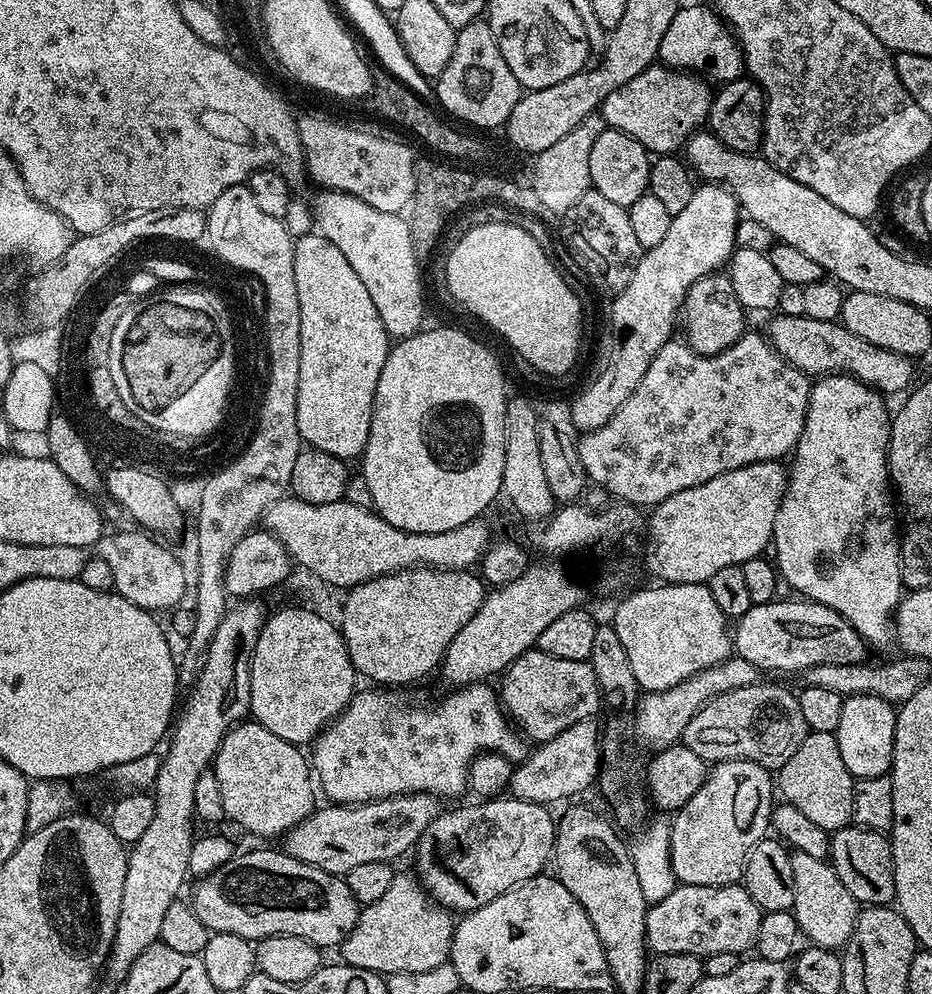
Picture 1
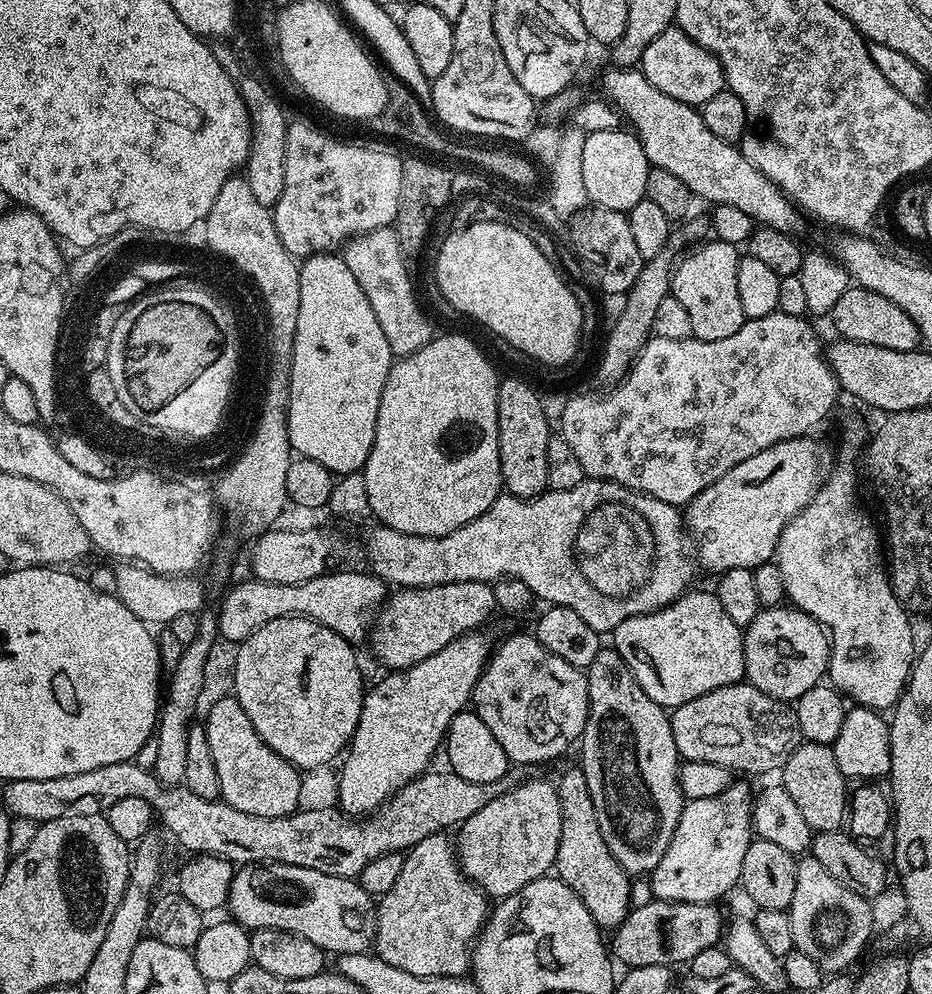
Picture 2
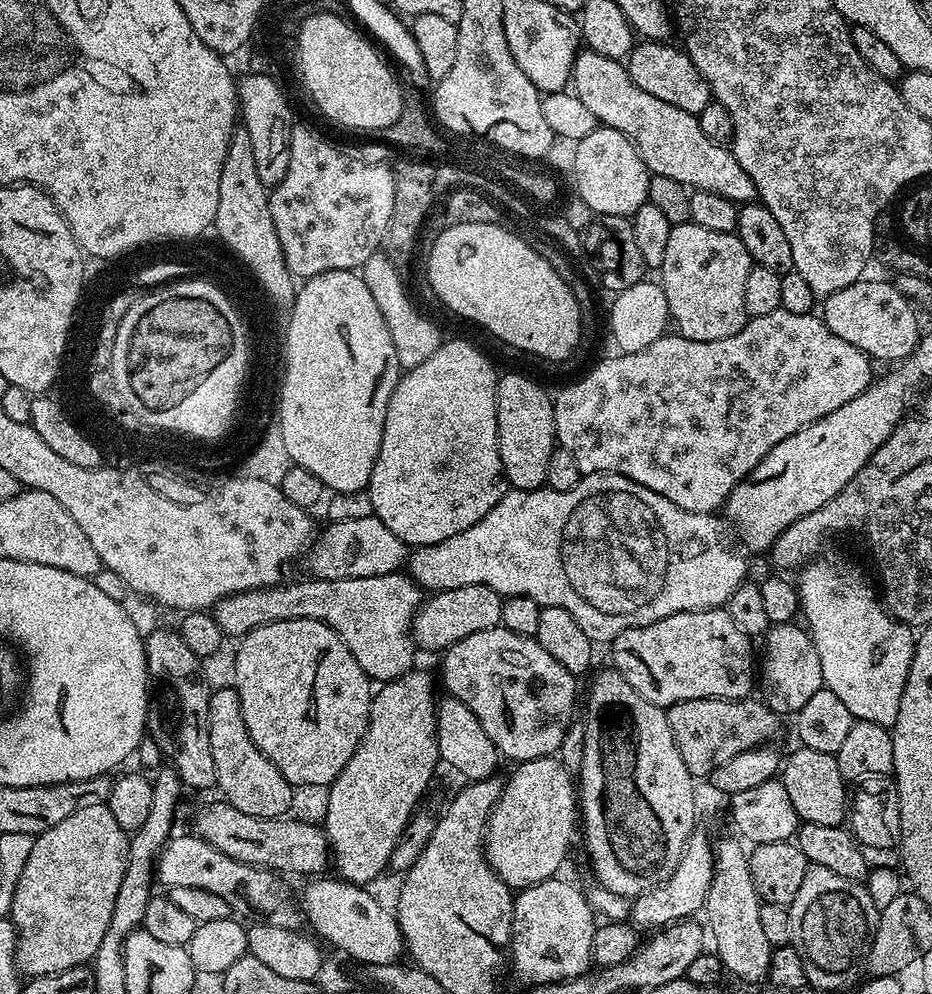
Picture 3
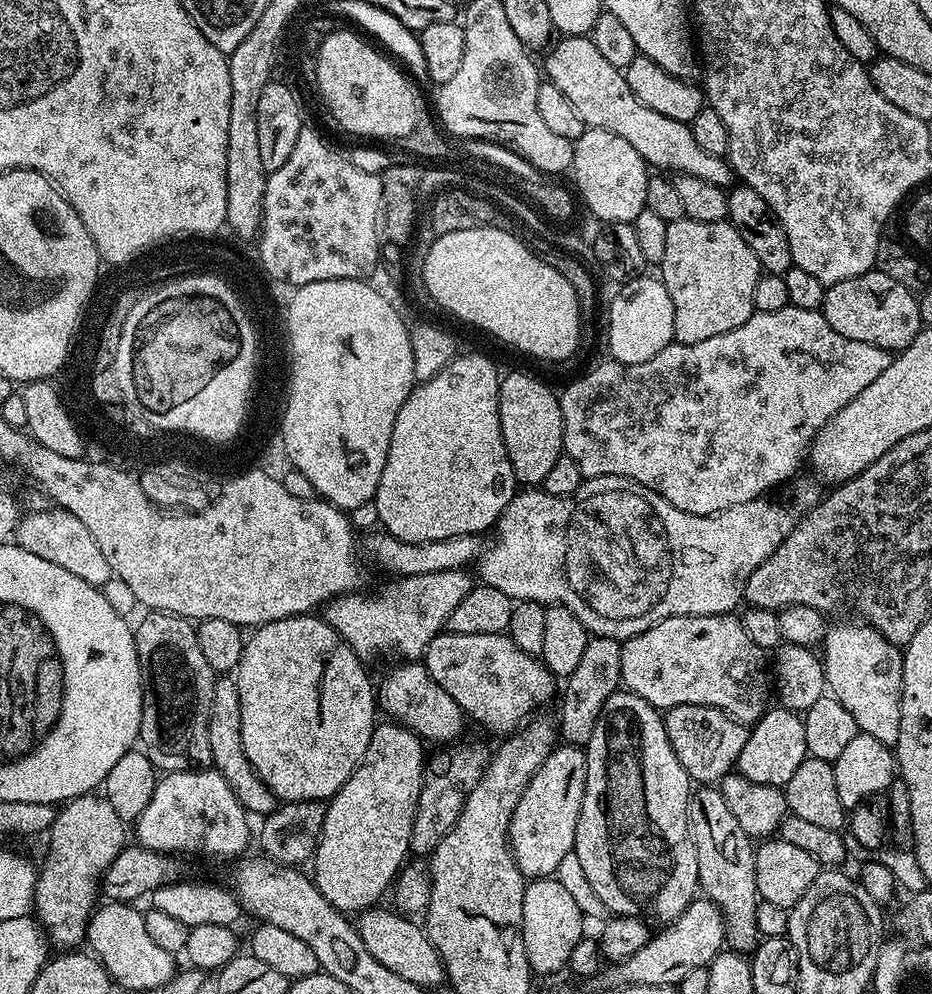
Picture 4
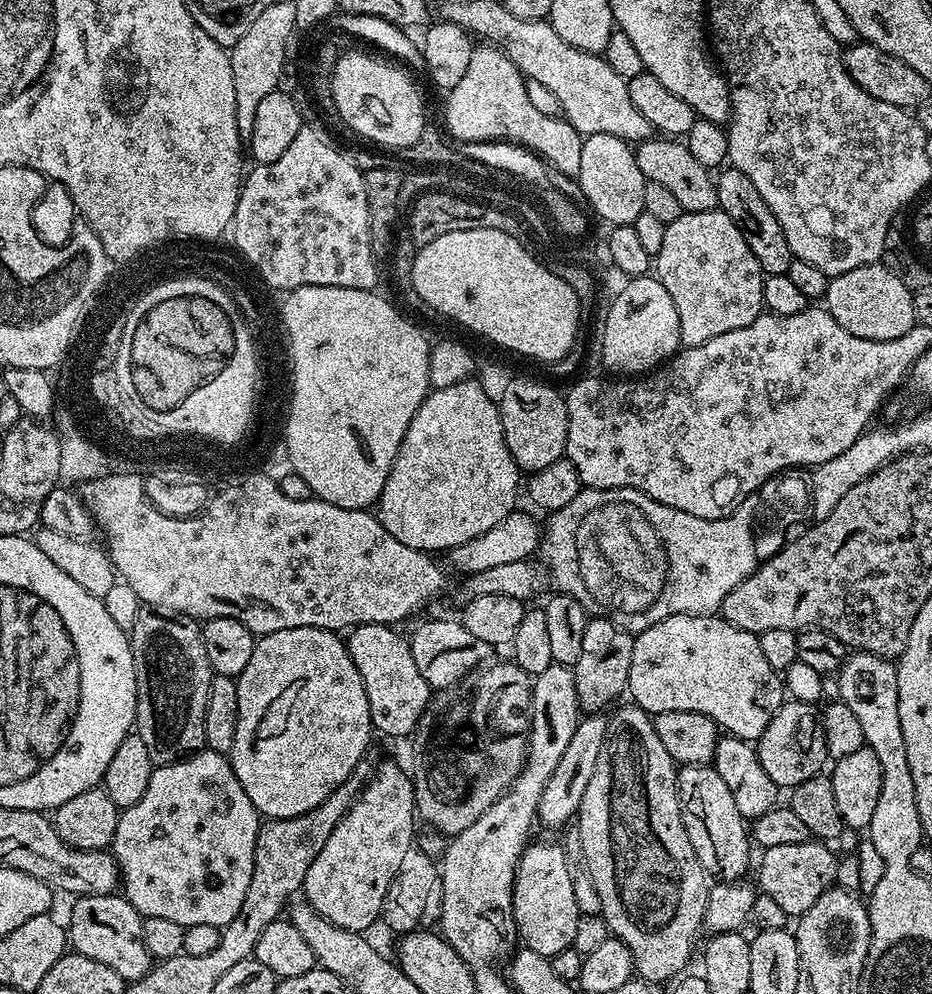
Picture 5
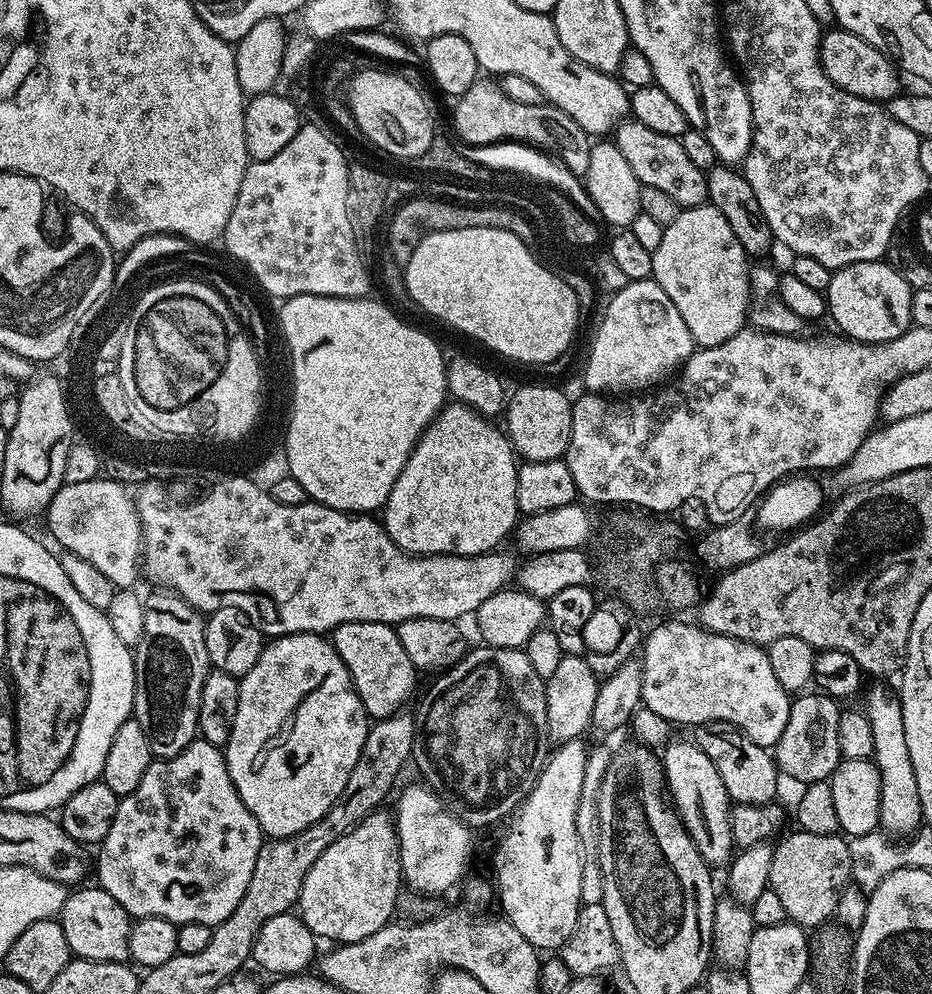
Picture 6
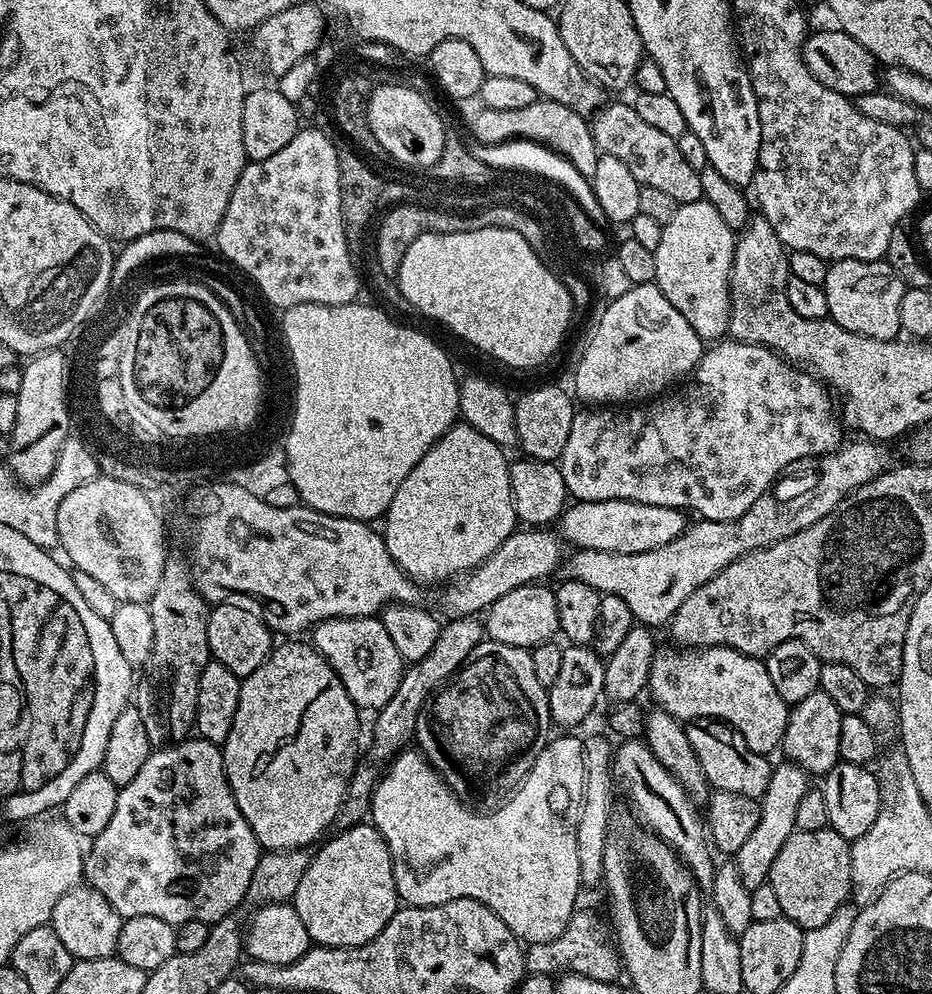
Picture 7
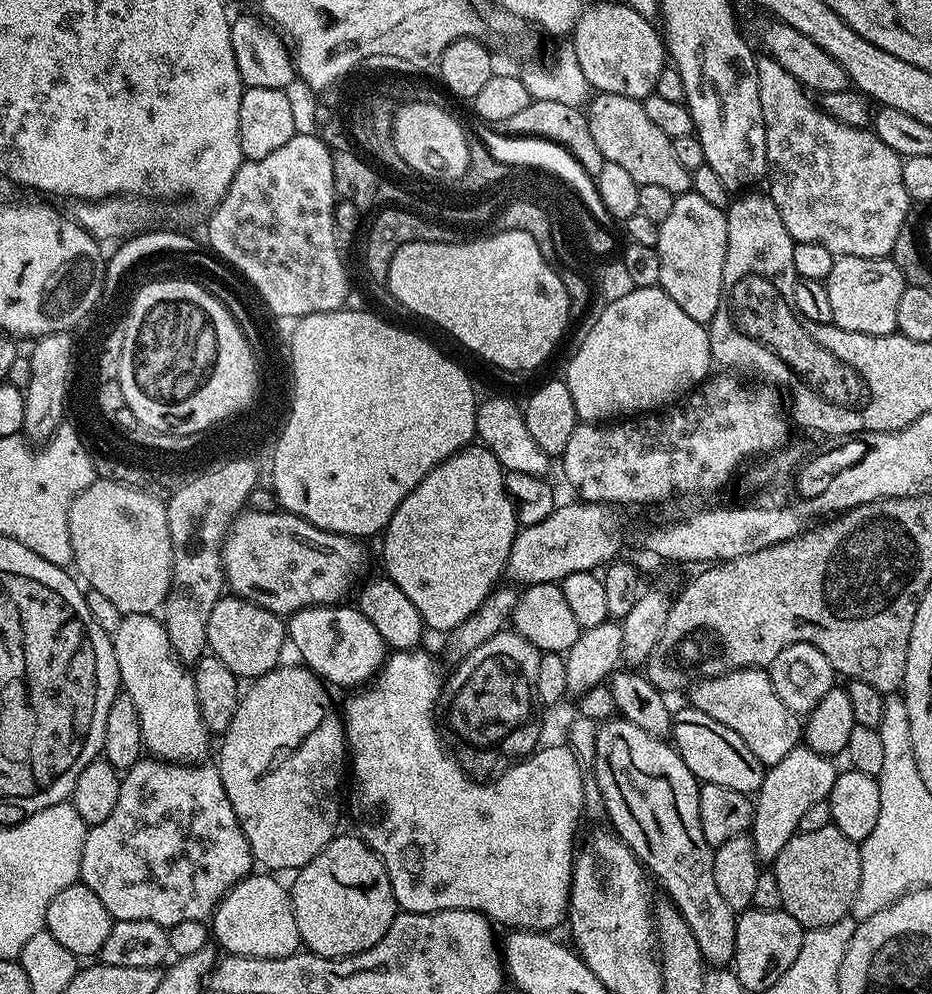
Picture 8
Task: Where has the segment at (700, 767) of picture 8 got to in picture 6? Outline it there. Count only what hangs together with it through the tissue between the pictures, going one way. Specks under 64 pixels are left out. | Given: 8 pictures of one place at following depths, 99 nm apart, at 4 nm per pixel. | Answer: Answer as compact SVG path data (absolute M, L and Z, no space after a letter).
M710 722L695 729L694 743L714 762L725 783L728 796L736 804L770 804L776 797L778 769L773 753L750 742L750 738L734 724Z

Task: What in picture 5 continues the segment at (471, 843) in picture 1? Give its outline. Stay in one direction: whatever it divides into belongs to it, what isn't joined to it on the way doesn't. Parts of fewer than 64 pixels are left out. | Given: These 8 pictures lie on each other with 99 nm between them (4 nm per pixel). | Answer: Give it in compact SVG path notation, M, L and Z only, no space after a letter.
M588 714L580 721L580 725L574 730L574 738L570 746L566 746L566 754L562 754L558 766L554 769L554 774L546 782L546 788L542 790L538 820L548 828L560 828L568 819L575 817L580 811L582 794L586 794L586 786L590 786L590 778L594 778L594 766L598 766L598 754L602 754L602 742L606 738L608 729L608 716L604 714Z

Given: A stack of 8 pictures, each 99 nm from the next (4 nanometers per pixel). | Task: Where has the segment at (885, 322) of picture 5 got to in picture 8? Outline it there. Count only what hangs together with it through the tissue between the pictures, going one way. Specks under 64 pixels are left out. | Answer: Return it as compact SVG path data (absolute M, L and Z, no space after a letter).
M841 256L836 259L830 270L827 281L830 294L830 306L834 313L832 323L847 332L858 334L874 334L890 336L896 332L898 322L898 301L902 298L906 287L902 272L891 258L858 258L857 256Z

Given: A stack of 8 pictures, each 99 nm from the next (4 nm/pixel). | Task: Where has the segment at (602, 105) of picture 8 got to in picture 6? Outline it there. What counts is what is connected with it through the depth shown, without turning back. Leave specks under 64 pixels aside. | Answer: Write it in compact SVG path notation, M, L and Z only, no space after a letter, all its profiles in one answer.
M631 118L625 119L614 129L614 142L622 150L622 158L630 165L630 170L640 179L643 186L655 186L656 189L670 194L681 209L697 208L699 204L709 203L708 178L705 169L694 166L682 150L679 139L666 134L654 134L650 126L642 126Z

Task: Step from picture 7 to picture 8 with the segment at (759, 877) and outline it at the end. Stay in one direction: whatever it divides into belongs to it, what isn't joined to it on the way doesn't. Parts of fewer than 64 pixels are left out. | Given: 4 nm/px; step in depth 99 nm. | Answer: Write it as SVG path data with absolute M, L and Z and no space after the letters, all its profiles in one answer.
M798 746L790 750L790 754L782 758L782 762L771 765L765 771L760 791L754 796L750 829L750 839L757 861L774 862L782 846L786 846L786 842L790 842L790 838L800 831L802 814L806 814L810 806L828 799L838 775L838 768L832 764L835 764L833 757L818 754L807 746Z

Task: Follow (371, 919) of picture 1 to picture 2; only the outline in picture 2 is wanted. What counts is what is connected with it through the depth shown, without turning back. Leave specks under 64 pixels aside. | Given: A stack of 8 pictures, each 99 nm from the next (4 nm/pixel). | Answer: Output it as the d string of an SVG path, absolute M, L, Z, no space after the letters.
M435 832L407 849L398 882L376 904L374 952L382 962L409 974L463 977L470 968L472 946L488 919L489 897L460 871L453 841L446 837Z

